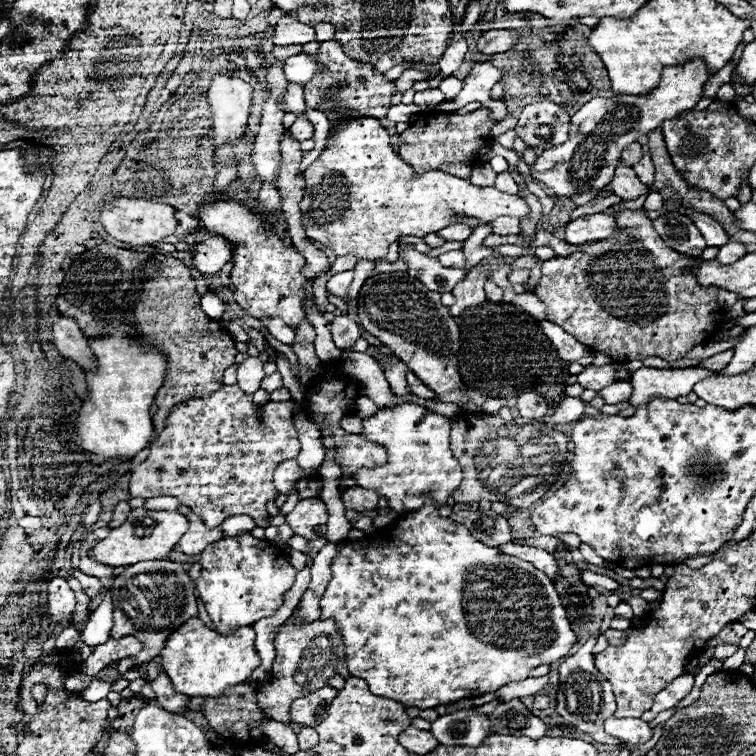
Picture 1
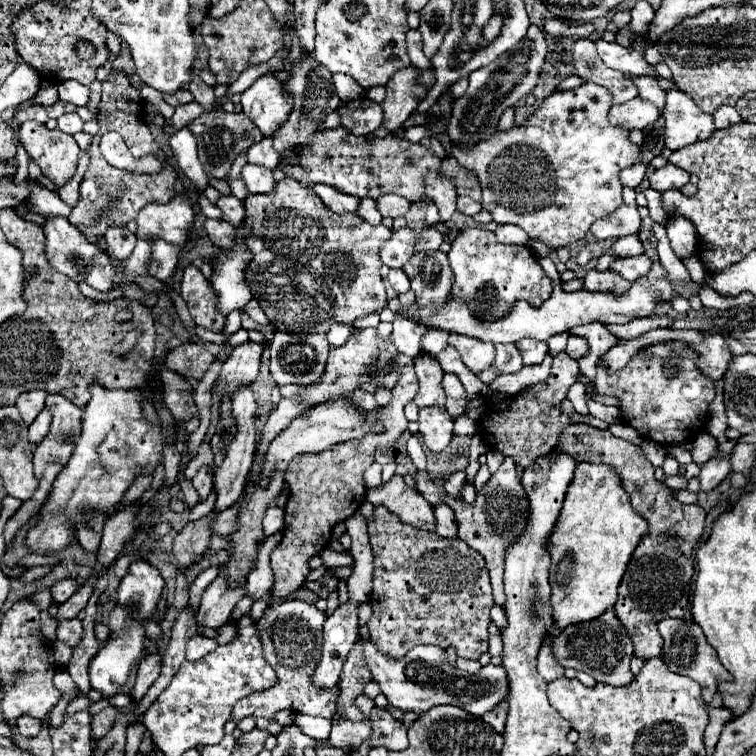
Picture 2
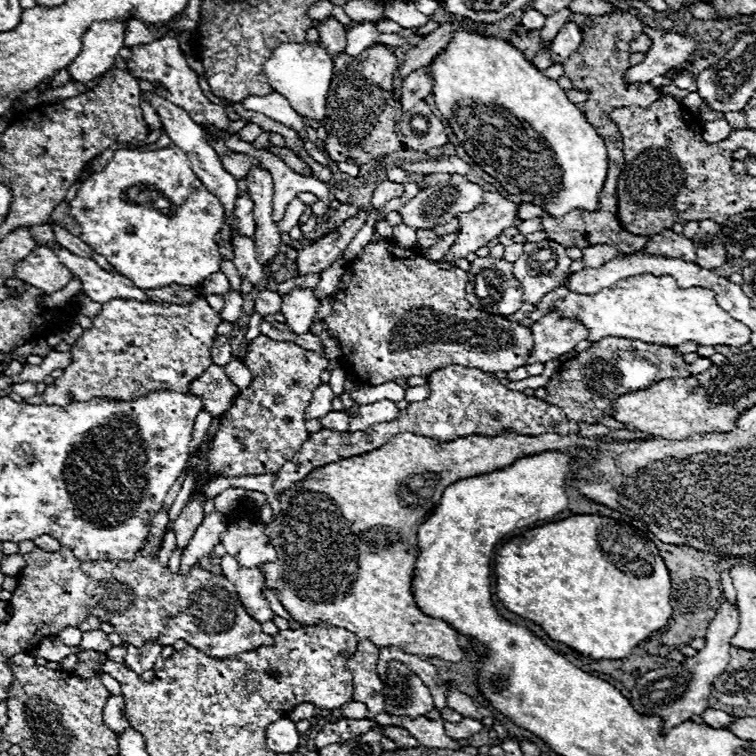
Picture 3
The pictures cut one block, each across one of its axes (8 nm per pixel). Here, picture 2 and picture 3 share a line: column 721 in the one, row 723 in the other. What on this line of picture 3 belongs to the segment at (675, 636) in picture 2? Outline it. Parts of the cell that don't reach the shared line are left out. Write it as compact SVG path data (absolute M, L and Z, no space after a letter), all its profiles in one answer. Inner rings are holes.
M726 598L722 600L714 620L708 626L706 632L706 646L696 654L696 656L686 656L684 666L680 670L672 668L658 668L646 672L630 692L630 704L638 714L646 716L660 716L664 720L662 724L662 734L668 734L670 728L678 726L680 722L692 720L692 716L702 716L702 712L708 708L708 696L710 696L710 682L722 674L728 666L728 652L730 652L730 638L736 634L740 626L740 616L738 616L738 606L730 604Z

